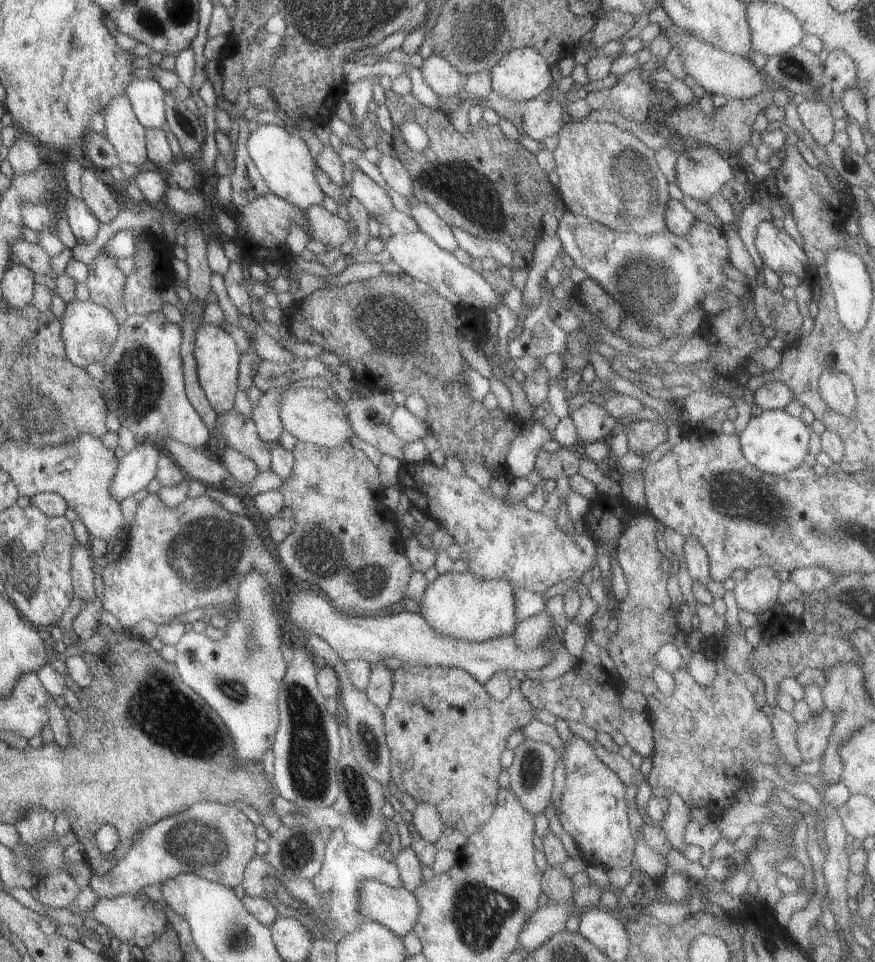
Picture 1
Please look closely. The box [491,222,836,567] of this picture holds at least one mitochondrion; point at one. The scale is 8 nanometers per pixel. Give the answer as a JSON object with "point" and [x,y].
{"point":[651,286]}

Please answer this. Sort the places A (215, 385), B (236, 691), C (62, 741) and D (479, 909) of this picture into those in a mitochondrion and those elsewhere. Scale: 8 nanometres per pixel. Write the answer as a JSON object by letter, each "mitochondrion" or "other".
{"A":"other","B":"mitochondrion","C":"other","D":"mitochondrion"}

